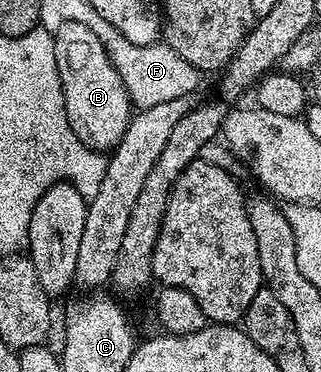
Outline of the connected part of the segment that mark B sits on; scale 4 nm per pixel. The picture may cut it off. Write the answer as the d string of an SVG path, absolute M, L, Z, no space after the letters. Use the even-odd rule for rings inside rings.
M79 21L64 22L53 36L53 44L69 124L79 141L94 151L108 152L117 146L131 118L128 89L113 68L99 37L87 25Z

